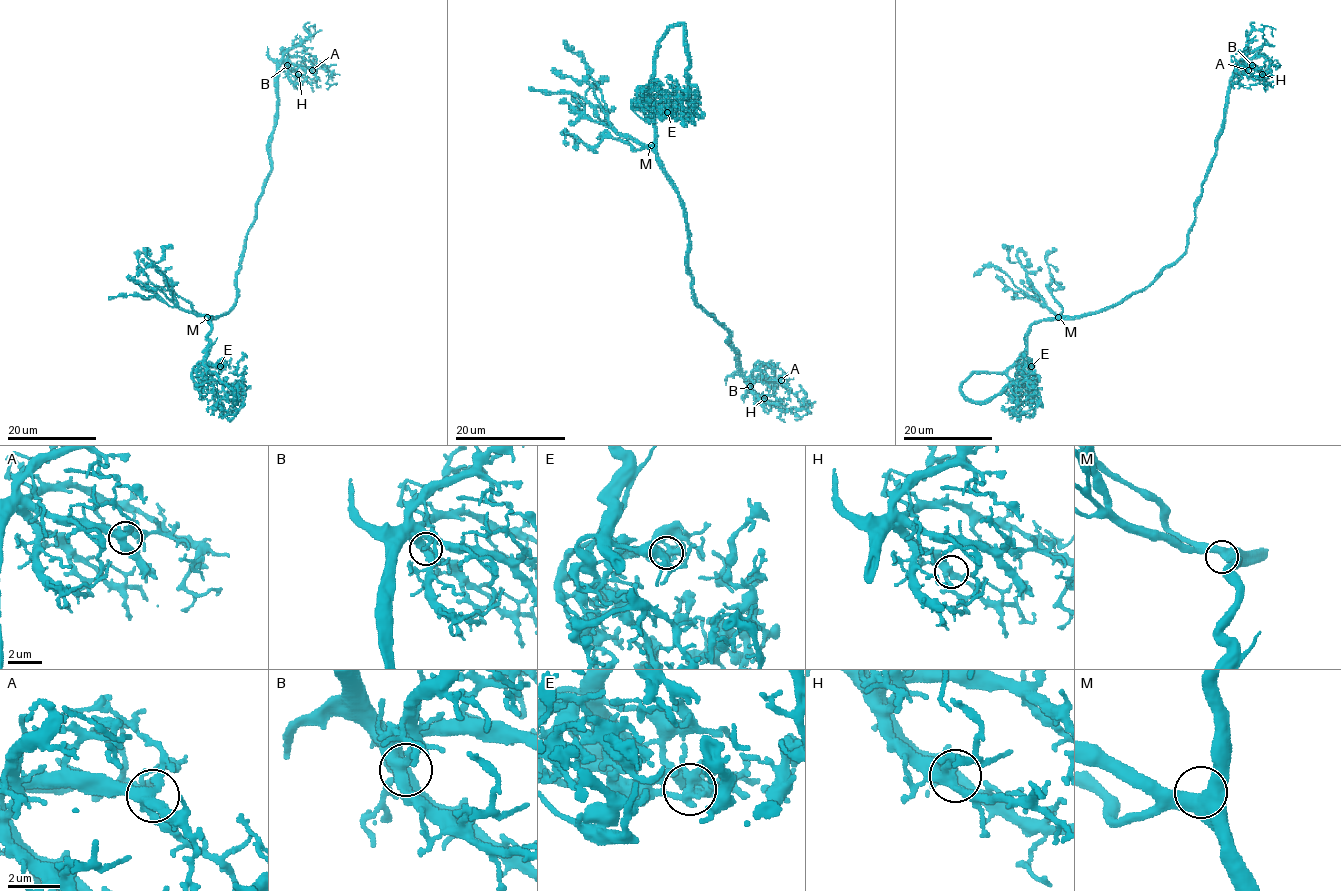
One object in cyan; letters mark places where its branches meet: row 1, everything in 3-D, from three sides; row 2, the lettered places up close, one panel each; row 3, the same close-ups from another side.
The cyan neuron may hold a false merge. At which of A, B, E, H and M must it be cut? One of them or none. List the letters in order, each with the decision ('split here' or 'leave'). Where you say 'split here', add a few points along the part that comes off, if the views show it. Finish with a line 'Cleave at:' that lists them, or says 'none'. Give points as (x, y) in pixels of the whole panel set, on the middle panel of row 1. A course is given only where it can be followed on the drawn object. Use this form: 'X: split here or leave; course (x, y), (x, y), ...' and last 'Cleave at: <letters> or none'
A: leave
B: leave
E: split here; course (668, 111), (655, 113), (646, 107), (635, 110), (640, 117), (653, 121), (657, 107), (650, 100)
H: leave
M: leave
Cleave at: E

